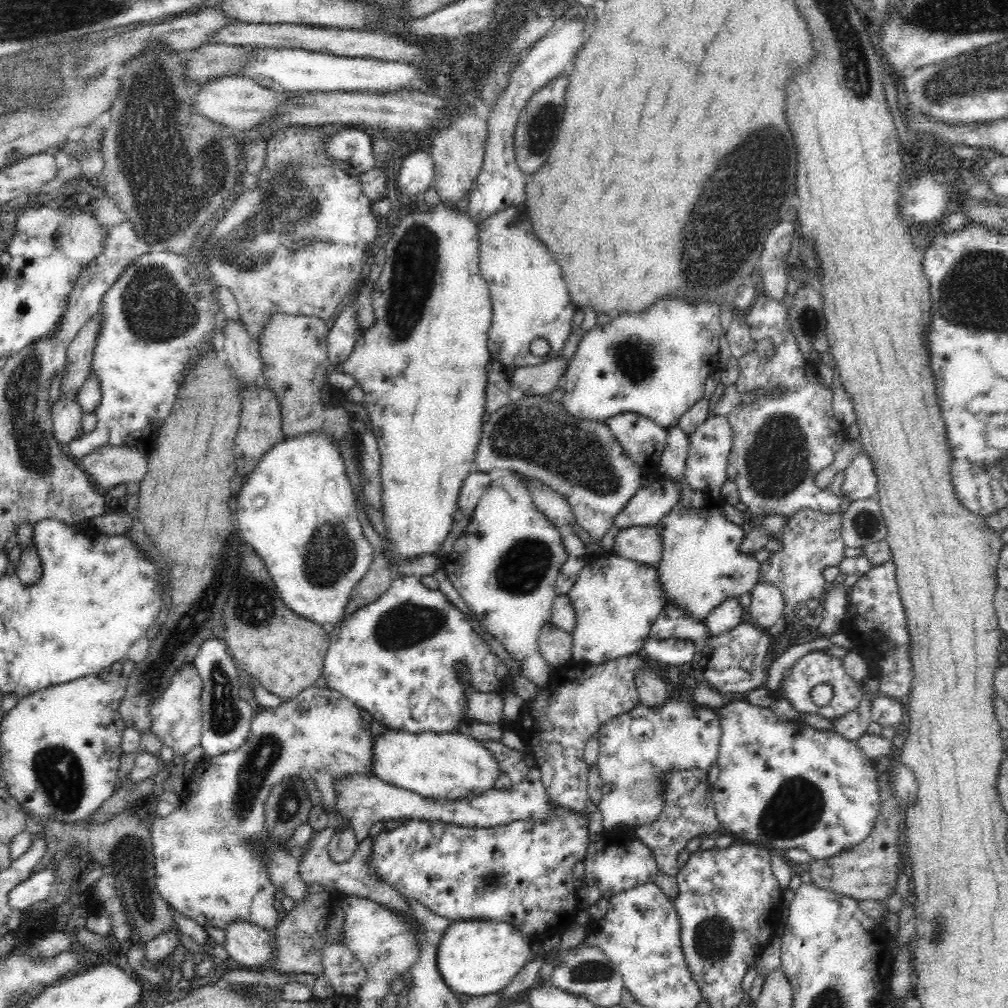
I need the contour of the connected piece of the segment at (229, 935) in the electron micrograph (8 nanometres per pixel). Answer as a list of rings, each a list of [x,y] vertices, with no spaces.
[[[236,920],[225,928],[225,932],[225,947],[231,963],[258,972],[270,968],[275,950],[271,931]]]

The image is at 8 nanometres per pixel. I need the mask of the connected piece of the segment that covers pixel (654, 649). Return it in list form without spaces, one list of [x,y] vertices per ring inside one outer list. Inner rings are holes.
[[[649,638],[649,640],[645,642],[641,654],[648,659],[655,660],[657,663],[668,666],[680,666],[692,662],[697,650],[692,641]]]

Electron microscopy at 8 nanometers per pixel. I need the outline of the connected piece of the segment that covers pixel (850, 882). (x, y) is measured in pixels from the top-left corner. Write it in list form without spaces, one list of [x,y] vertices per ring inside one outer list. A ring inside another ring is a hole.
[[[886,774],[879,776],[881,809],[874,828],[860,844],[839,855],[827,859],[813,860],[810,866],[812,882],[821,889],[832,891],[856,900],[876,900],[886,903],[896,891],[896,882],[902,874],[903,847],[898,846],[900,836],[900,812],[902,804],[889,785]]]

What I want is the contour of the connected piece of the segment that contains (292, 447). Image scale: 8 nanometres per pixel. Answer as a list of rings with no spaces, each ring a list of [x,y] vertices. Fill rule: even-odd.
[[[308,434],[308,436],[300,436],[300,438],[285,438],[280,444],[274,445],[260,459],[260,462],[254,467],[252,474],[245,480],[242,488],[236,492],[234,504],[236,502],[238,502],[238,508],[234,508],[234,510],[238,510],[238,524],[240,532],[242,532],[242,538],[246,540],[249,548],[252,548],[256,555],[262,559],[262,563],[264,563],[266,571],[268,571],[272,582],[274,582],[274,588],[278,595],[280,595],[284,605],[299,617],[312,621],[312,623],[318,624],[321,627],[330,629],[340,624],[345,619],[345,608],[347,607],[352,589],[369,571],[374,556],[374,549],[372,549],[372,545],[370,545],[370,542],[362,531],[362,525],[360,520],[358,520],[358,512],[356,511],[358,510],[356,508],[356,496],[346,475],[344,460],[338,449],[336,449],[336,445],[332,445],[329,438],[322,434]]]

